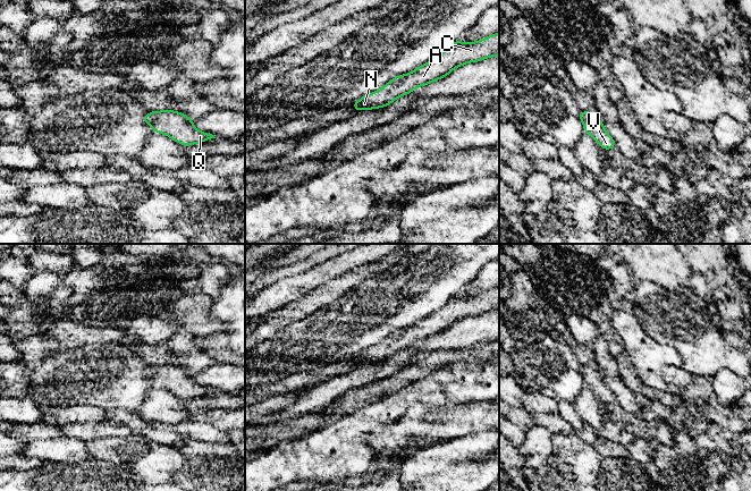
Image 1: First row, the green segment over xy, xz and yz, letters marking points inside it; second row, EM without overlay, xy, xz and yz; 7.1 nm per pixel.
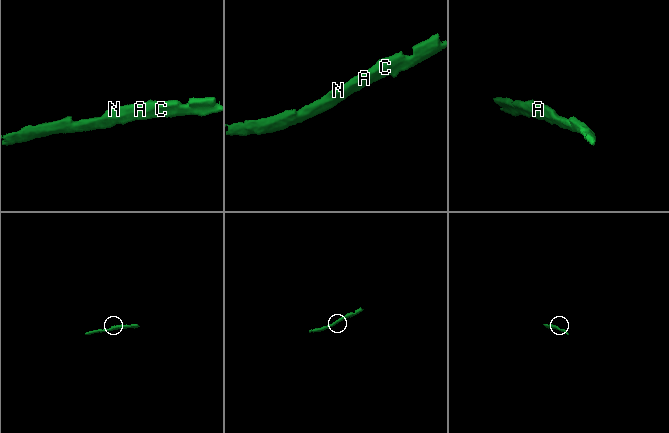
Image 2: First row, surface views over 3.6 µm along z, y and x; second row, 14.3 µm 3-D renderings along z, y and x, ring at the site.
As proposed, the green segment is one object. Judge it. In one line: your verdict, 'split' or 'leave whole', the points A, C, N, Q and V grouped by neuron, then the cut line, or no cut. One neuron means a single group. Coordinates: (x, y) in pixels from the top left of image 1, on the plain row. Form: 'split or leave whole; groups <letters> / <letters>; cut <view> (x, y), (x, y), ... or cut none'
leave whole; groups A C N Q V; cut none

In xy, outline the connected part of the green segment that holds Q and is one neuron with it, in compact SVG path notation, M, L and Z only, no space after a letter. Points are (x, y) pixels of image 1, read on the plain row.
M174 364L150 365L143 373L154 387L164 388L184 400L216 392L212 388L195 382L193 373Z

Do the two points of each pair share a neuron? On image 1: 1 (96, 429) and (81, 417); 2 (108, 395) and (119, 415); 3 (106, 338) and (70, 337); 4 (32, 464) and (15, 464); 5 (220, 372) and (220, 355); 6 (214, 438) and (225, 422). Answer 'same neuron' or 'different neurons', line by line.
1: different neurons
2: different neurons
3: same neuron
4: same neuron
5: different neurons
6: different neurons

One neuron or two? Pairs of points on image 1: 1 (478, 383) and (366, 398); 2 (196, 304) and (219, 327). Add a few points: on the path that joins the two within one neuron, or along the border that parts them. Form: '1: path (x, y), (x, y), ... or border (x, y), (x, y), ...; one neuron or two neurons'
1: border (414, 380), (395, 392), (366, 405); two neurons
2: path (200, 311), (212, 323); one neuron

